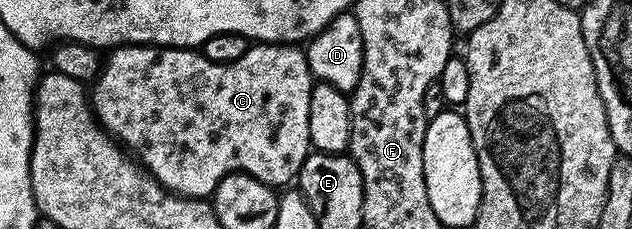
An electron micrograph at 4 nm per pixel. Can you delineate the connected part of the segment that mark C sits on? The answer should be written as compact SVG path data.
M265 43L251 44L240 59L232 63L212 63L197 48L176 49L159 47L157 45L120 45L109 50L110 57L101 62L97 77L92 82L92 92L89 94L90 104L99 125L136 158L146 172L151 173L162 184L163 190L179 197L196 197L210 199L214 196L217 185L230 173L247 173L260 183L271 187L286 185L295 180L304 163L304 159L312 151L308 135L308 103L310 89L316 83L310 75L308 59L298 45L267 45Z

